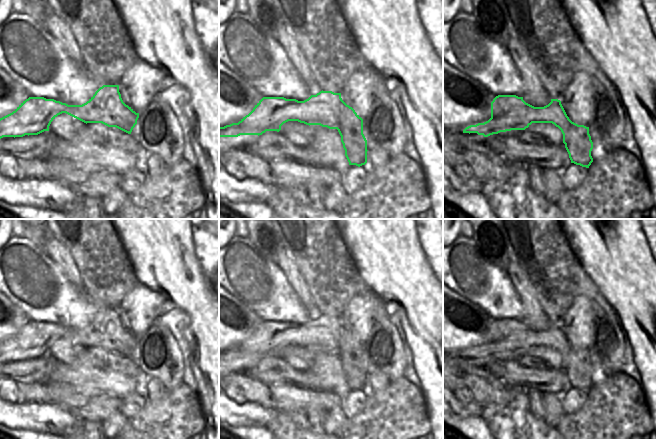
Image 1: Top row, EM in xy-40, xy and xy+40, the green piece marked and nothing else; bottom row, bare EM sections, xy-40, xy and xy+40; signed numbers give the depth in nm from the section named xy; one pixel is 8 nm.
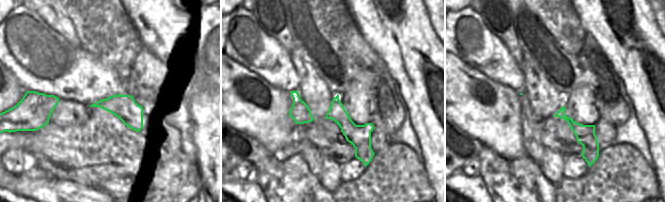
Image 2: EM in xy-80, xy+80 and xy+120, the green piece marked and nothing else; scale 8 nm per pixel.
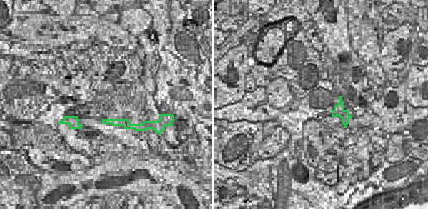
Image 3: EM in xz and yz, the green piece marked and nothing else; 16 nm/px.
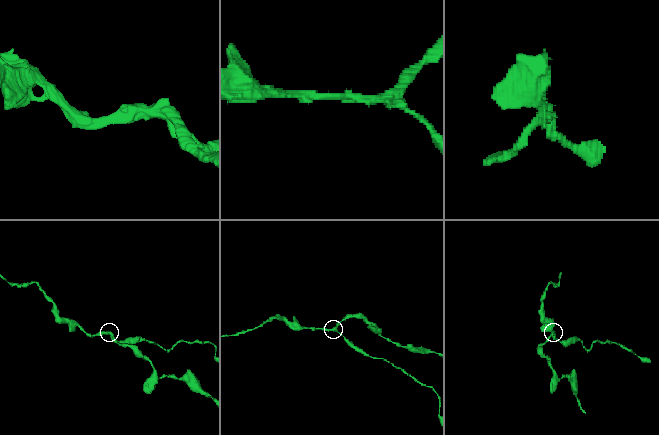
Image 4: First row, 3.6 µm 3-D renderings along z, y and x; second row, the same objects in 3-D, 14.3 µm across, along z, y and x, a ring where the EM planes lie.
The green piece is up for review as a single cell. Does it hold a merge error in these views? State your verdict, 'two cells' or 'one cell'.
two cells

